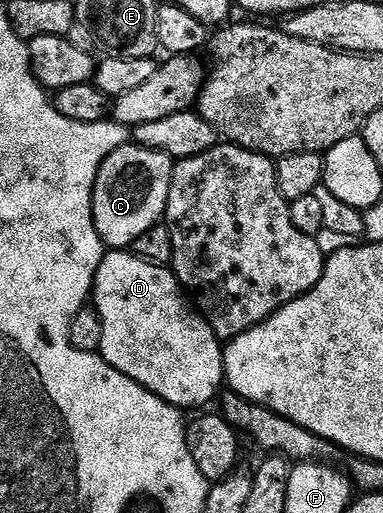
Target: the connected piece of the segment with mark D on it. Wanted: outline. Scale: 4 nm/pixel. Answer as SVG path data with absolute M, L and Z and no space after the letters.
M113 249L105 253L104 259L100 261L90 298L102 320L102 344L98 353L106 360L106 364L130 376L130 380L184 412L188 412L191 406L206 405L216 393L221 393L226 382L224 346L212 331L207 318L194 309L169 267L155 266L131 252Z

